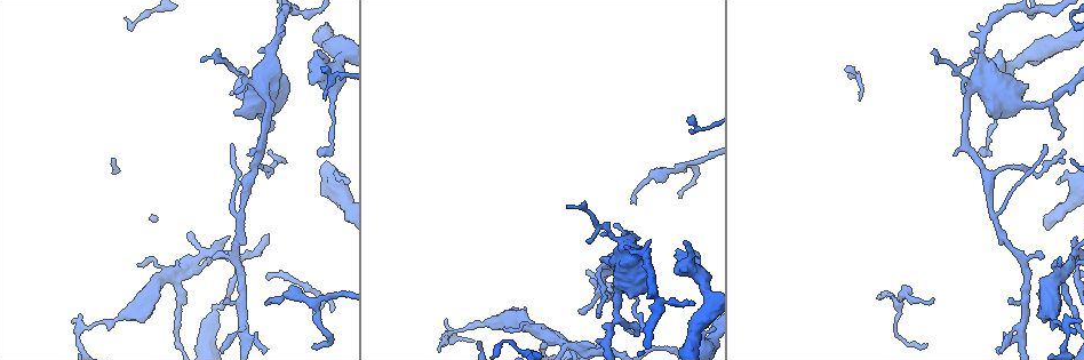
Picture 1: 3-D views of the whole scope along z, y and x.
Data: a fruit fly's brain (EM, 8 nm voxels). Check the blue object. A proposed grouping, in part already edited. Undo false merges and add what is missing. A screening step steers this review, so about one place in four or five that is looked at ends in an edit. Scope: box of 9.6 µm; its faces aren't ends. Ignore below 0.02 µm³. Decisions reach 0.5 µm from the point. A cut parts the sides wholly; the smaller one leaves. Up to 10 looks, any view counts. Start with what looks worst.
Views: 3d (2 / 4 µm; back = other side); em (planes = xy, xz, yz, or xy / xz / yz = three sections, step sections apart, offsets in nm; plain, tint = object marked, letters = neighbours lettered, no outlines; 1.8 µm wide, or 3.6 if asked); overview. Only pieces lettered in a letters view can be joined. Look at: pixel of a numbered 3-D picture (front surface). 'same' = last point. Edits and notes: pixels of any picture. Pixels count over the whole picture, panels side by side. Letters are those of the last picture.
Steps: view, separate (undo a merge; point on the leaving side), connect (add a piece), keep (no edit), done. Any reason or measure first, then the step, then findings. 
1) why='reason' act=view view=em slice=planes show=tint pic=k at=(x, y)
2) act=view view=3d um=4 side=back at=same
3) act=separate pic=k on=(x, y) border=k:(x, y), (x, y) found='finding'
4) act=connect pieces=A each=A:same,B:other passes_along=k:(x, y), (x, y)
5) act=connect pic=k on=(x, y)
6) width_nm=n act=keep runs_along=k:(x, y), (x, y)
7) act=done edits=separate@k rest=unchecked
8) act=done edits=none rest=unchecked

act=view view=em slice=planes show=plain pic=1 at=(593, 280)

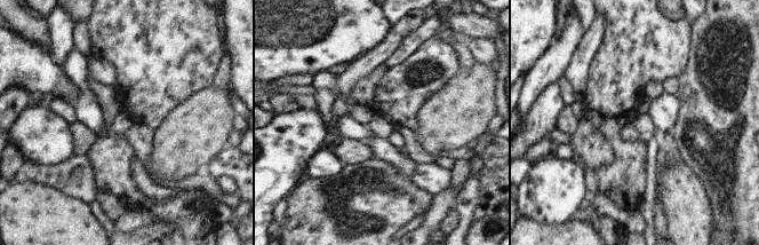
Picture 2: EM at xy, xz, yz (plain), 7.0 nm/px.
why='see the neighbours' act=view view=em slice=planes show=letters at=same

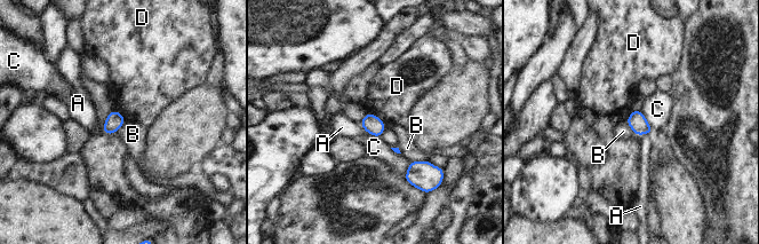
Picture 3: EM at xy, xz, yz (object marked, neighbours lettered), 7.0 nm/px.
act=keep each=A:other,B:other,C:other,D:other border=3:(426, 159), (409, 163) found='none of them fits'

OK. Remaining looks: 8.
why='touches itself' act=view view=em slice=planes show=letters pic=1 at=(1063, 290)

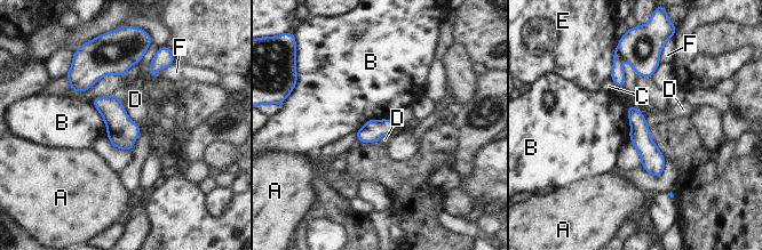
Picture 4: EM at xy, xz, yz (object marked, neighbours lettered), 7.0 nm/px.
act=separate pic=4 on=(642, 46) each=A:other,B:other,C:other,D:other,E:other,F:other found='a second cell is stuck on'

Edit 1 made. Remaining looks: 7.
act=view view=overview

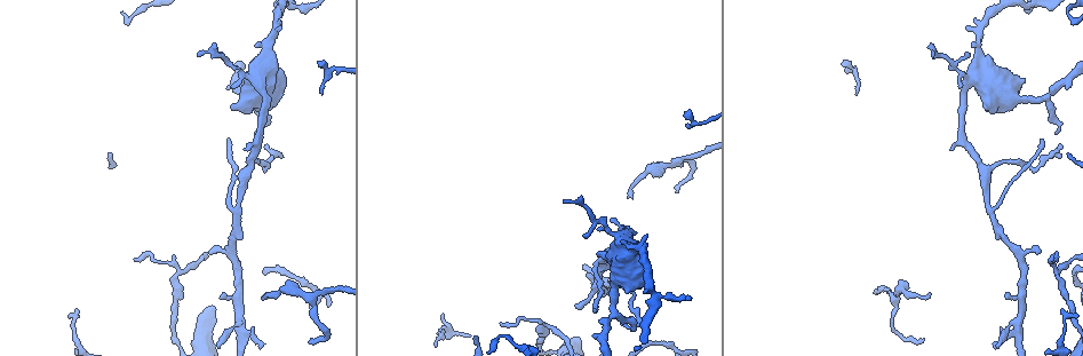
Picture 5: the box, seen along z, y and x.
act=view view=em um=3.6 slice=planes show=letters pic=5 at=(594, 310)

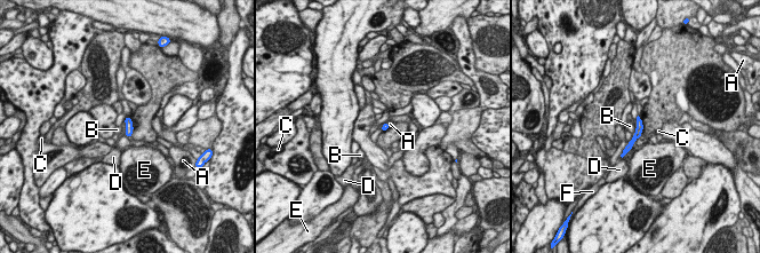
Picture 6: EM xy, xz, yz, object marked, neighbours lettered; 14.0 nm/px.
act=keep each=A:other,B:other,C:other,D:other,E:other,F:other border=6:(381, 125), (383, 131) found='none of them fits'

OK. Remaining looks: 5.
act=done edits=separate@4 rest=unchecked

